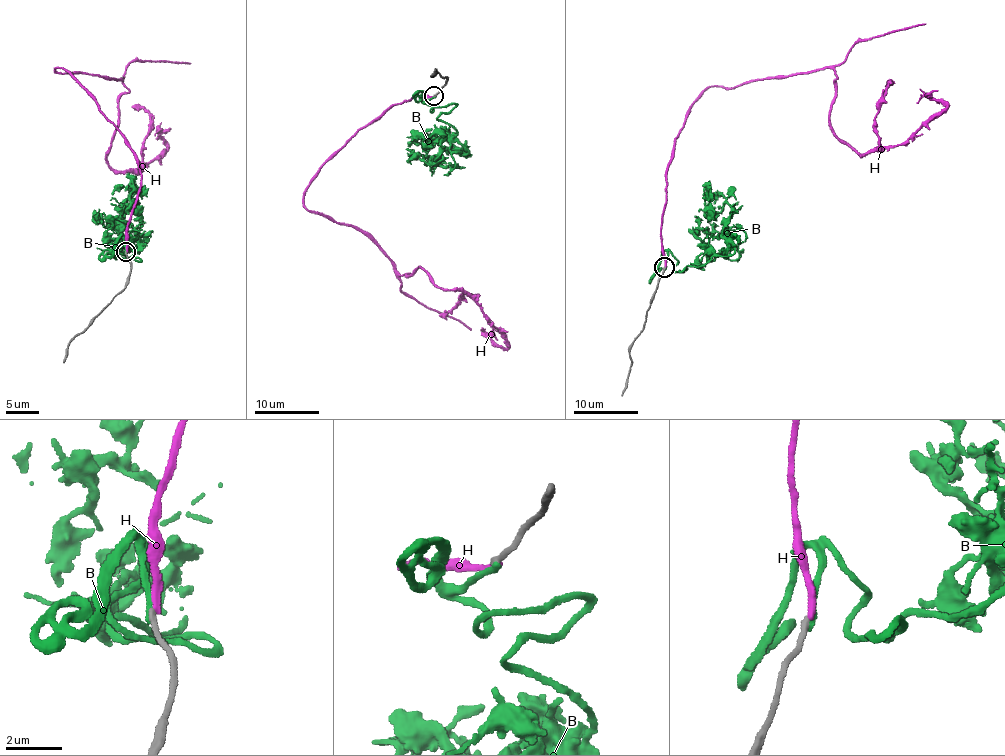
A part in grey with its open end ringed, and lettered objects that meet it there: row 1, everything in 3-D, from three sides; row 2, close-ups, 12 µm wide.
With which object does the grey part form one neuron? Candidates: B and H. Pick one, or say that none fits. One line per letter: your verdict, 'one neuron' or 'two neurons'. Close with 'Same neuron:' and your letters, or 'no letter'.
B: two neurons
H: two neurons
Same neuron: no letter

